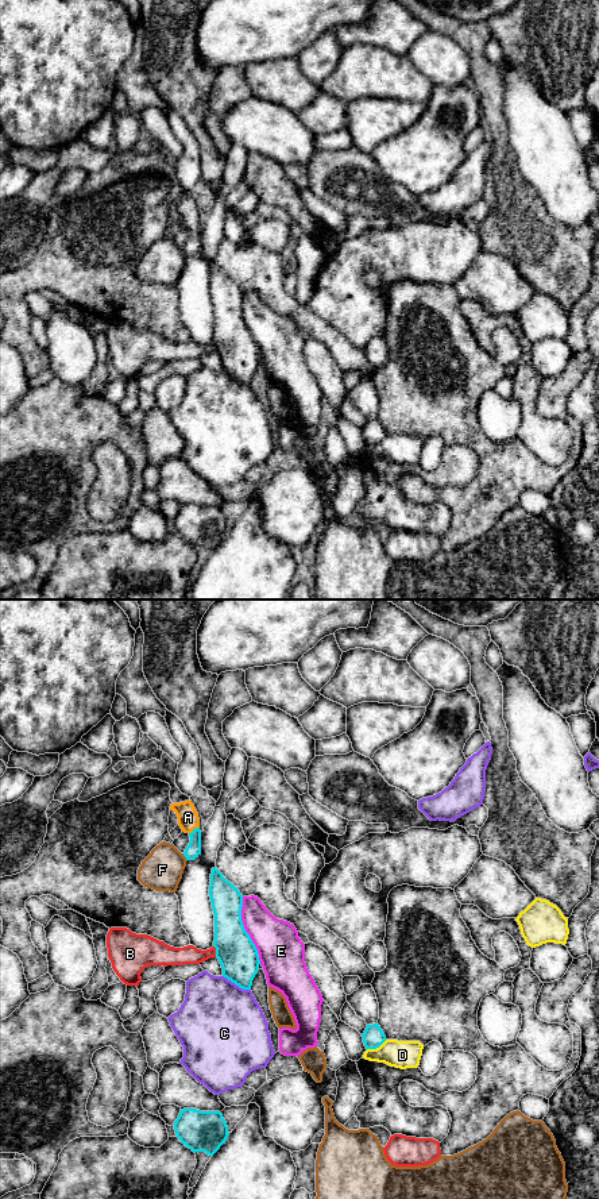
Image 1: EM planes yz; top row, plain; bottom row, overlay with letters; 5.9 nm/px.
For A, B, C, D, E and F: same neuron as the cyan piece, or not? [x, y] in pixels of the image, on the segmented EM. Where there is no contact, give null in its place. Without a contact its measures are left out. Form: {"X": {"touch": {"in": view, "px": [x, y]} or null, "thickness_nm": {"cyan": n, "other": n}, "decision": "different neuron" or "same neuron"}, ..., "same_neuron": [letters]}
{"A": {"touch": {"in": "yz", "px": [193, 829]}, "thickness_nm": {"cyan": 90, "other": 130}, "decision": "same neuron"}, "B": {"touch": {"in": "yz", "px": [216, 951]}, "thickness_nm": {"cyan": 240, "other": 110}, "decision": "different neuron"}, "C": {"touch": {"in": "yz", "px": [236, 984]}, "thickness_nm": {"cyan": 240, "other": 480}, "decision": "different neuron"}, "D": {"touch": {"in": "yz", "px": [377, 1047]}, "thickness_nm": {"cyan": 130, "other": 160}, "decision": "different neuron"}, "E": {"touch": {"in": "yz", "px": [244, 929]}, "thickness_nm": {"cyan": 240, "other": 260}, "decision": "different neuron"}, "F": {"touch": {"in": "yz", "px": [185, 856]}, "thickness_nm": {"cyan": 90, "other": 240}, "decision": "different neuron"}, "same_neuron": ["A"]}

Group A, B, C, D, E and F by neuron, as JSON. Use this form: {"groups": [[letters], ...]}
{"groups": [["A"], ["B"], ["C"], ["D"], ["E"], ["F"]]}

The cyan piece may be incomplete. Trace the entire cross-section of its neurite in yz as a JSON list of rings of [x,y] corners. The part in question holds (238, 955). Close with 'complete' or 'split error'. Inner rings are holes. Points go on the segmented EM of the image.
[[[215,867],[210,874],[209,897],[215,914],[213,947],[223,976],[243,990],[251,990],[260,960],[241,921],[243,895]]] | complete

